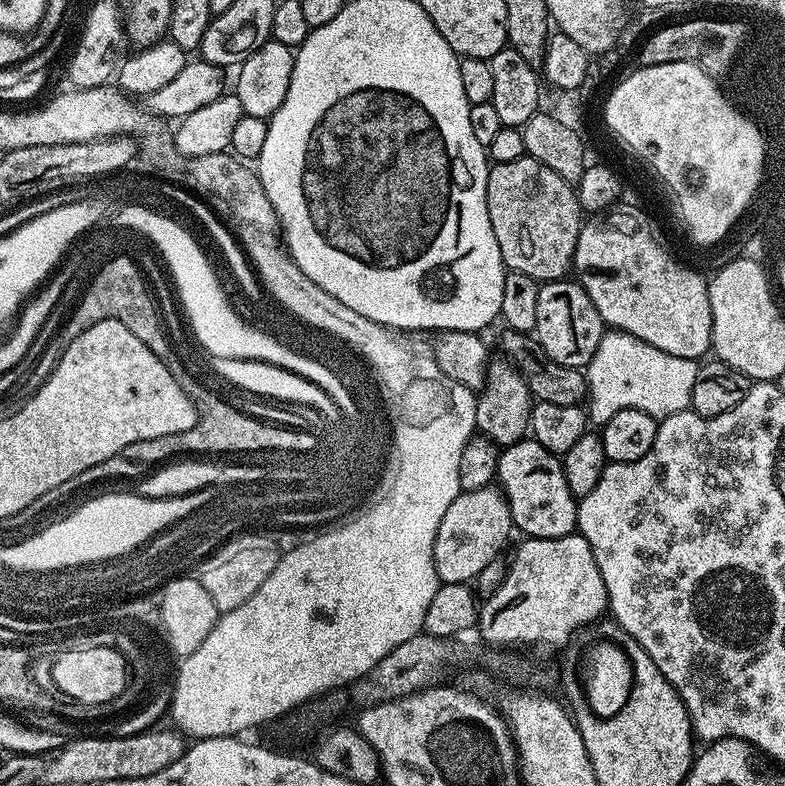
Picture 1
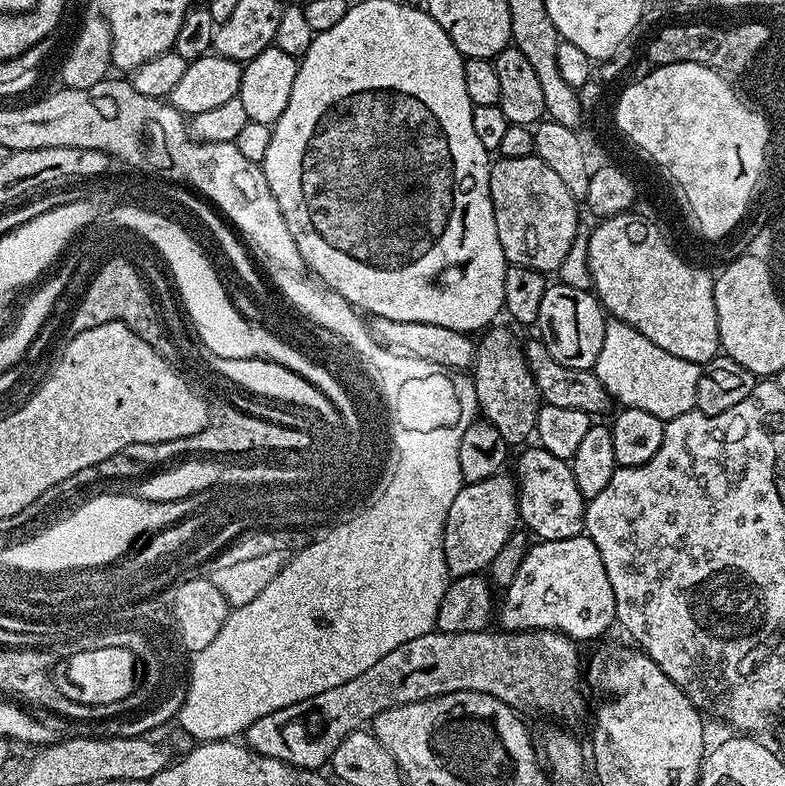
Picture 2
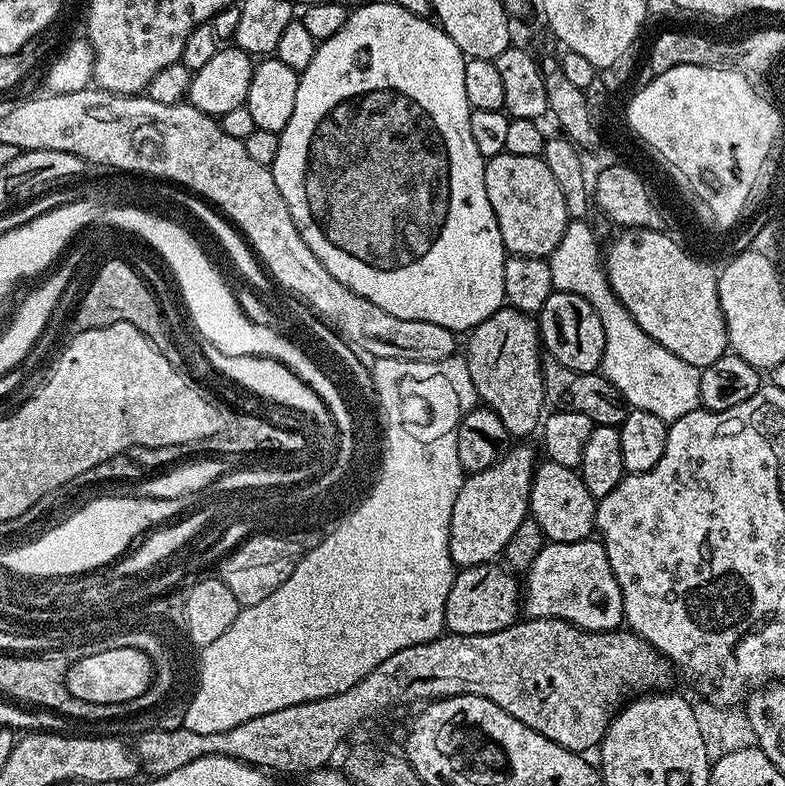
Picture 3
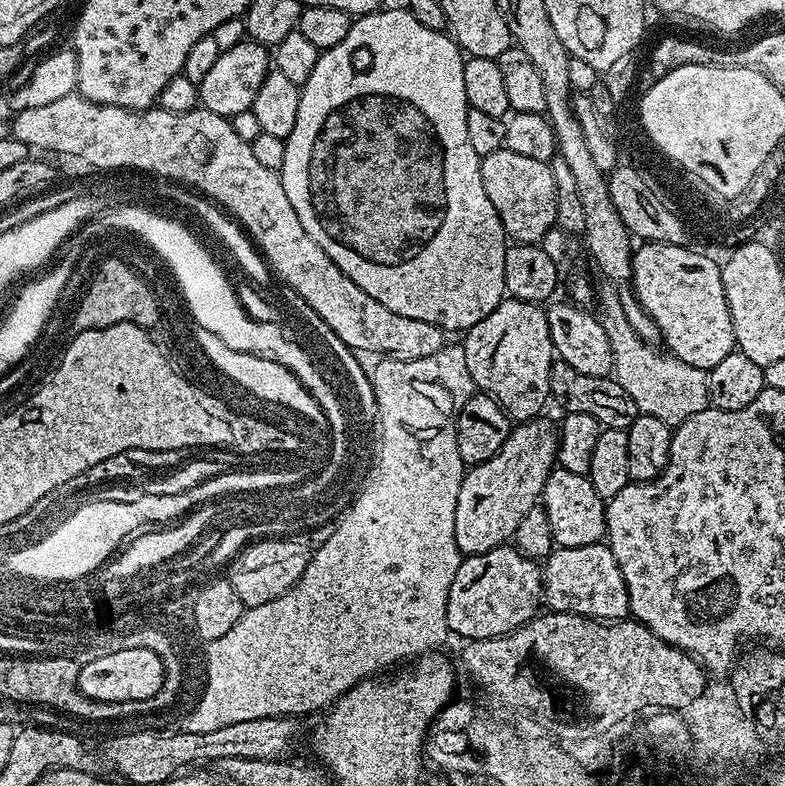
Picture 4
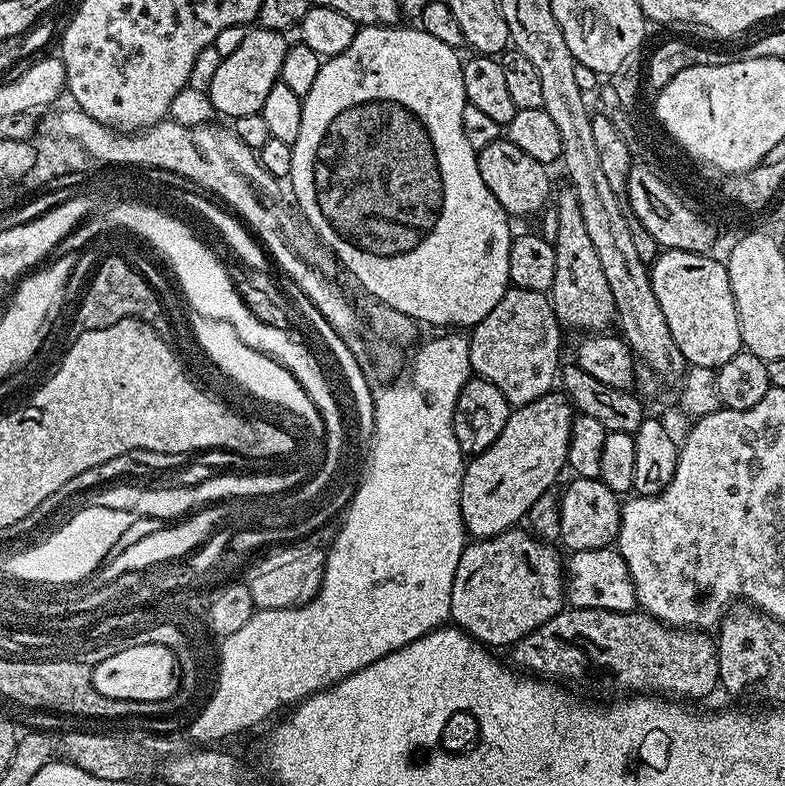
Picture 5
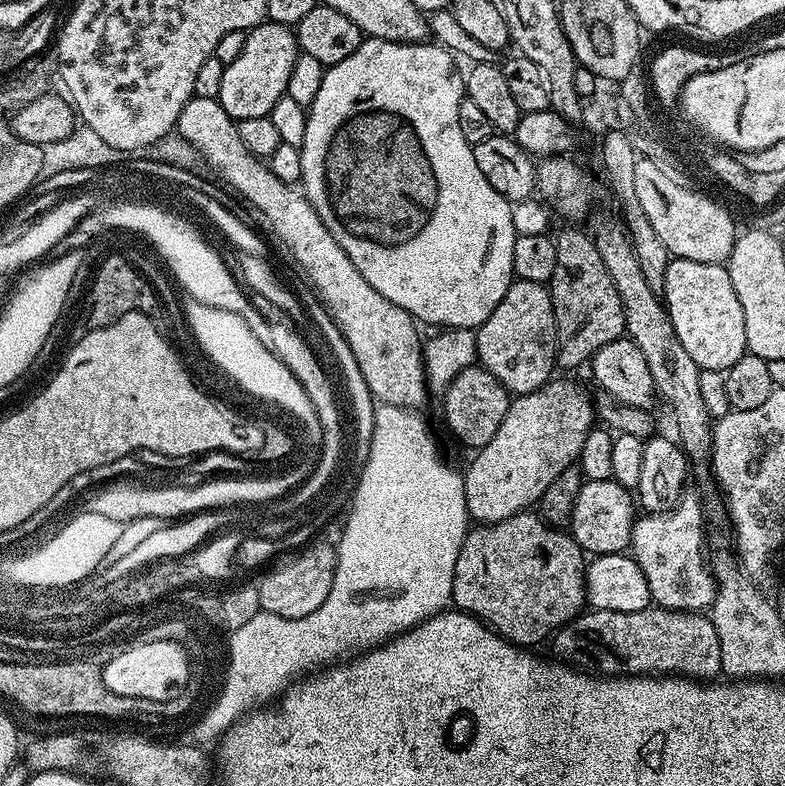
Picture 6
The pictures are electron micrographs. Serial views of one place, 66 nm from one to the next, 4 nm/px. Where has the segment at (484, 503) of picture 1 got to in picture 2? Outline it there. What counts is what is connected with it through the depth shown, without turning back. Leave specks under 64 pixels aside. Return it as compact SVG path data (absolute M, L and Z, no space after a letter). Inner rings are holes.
M511 475L464 484L444 523L444 557L453 577L483 573L518 528L518 484Z

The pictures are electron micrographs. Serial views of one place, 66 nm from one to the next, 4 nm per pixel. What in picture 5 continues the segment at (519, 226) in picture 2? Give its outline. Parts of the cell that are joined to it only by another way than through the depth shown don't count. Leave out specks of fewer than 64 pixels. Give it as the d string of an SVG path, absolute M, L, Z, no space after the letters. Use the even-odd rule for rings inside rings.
M499 138L490 142L485 149L477 151L476 161L478 174L482 174L482 182L486 182L486 190L490 190L494 198L498 198L498 202L506 209L509 217L532 215L535 217L544 212L554 192L546 165L530 158L530 154L518 150L518 146L514 146L514 142L507 138Z

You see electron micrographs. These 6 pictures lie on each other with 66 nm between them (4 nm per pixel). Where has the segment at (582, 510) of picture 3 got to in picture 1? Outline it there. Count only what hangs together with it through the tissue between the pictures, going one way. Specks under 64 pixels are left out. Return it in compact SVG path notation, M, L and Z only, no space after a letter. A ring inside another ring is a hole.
M525 438L501 451L498 484L511 506L513 525L519 531L521 528L525 537L545 540L571 536L577 531L578 500L568 485L561 457L537 440Z

